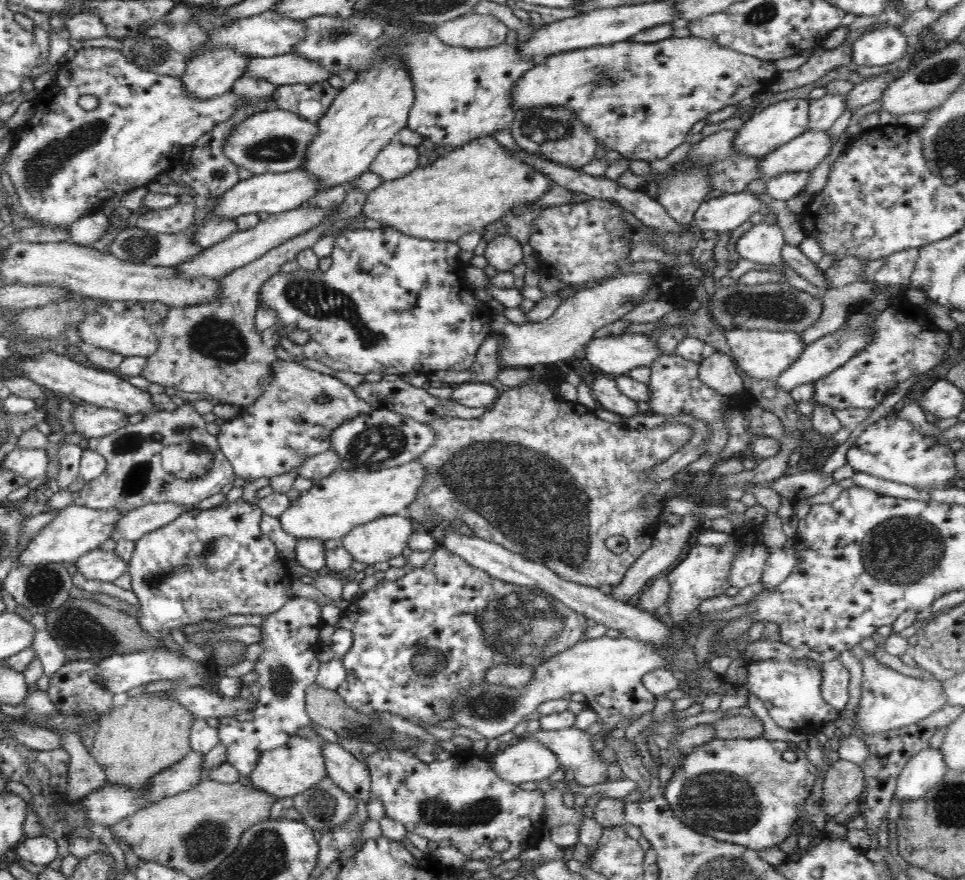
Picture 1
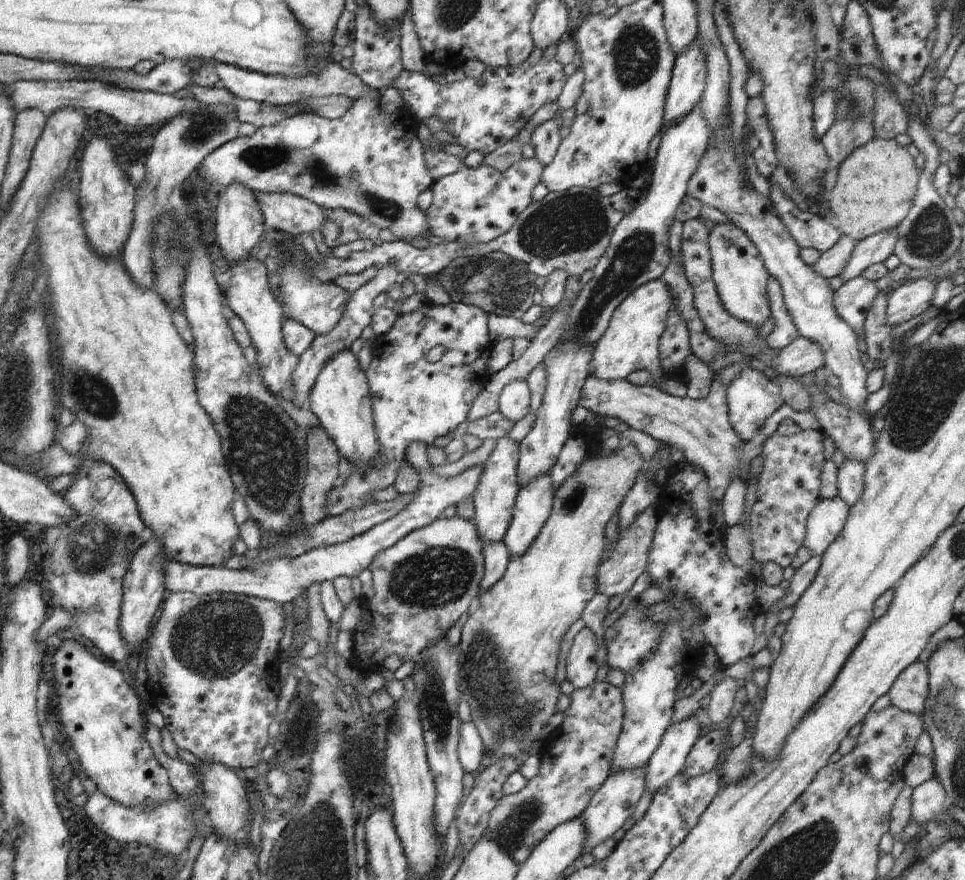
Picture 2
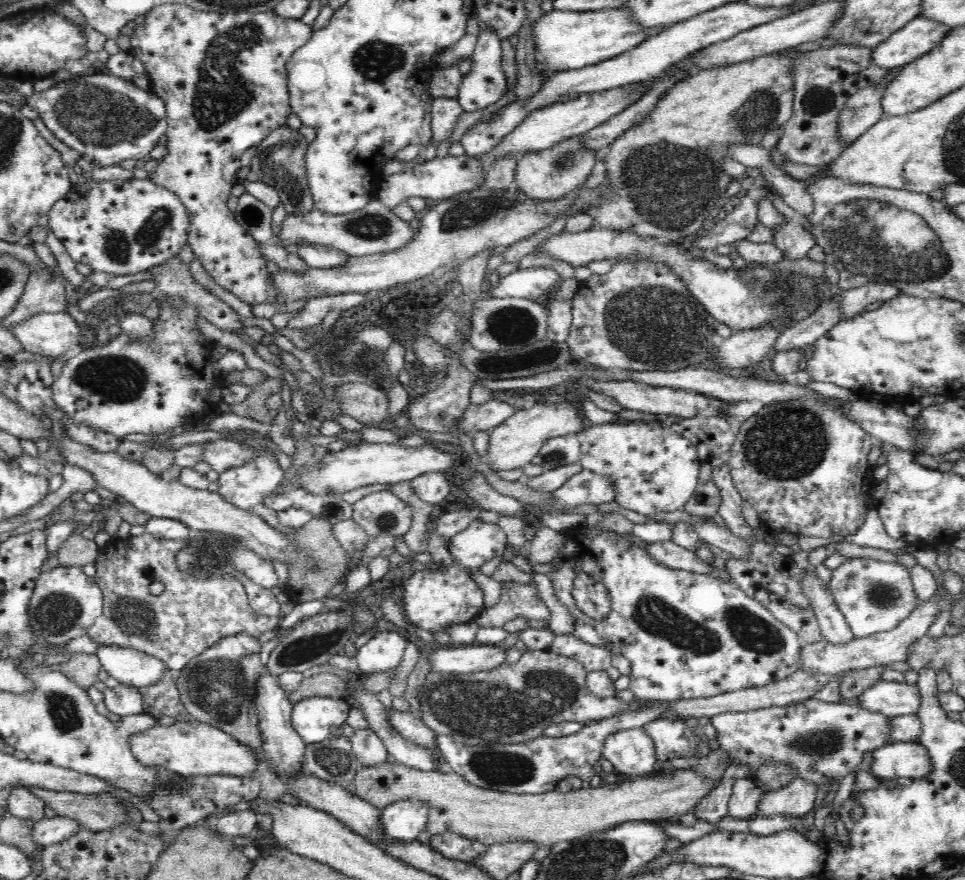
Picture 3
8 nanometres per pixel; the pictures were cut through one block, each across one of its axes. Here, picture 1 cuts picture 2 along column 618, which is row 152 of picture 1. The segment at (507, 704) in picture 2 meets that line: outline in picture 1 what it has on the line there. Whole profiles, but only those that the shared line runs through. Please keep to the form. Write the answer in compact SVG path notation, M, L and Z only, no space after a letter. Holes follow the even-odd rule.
M488 135L465 142L396 180L382 182L367 195L361 214L408 237L457 243L463 235L481 233L512 208L536 202L551 182Z

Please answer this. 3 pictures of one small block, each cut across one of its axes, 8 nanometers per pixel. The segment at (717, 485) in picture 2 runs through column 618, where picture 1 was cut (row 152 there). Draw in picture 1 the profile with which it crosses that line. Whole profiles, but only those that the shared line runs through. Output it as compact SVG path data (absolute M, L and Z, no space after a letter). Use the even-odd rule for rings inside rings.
M392 141L376 155L369 170L378 174L382 182L396 180L418 168L418 158L418 146Z

